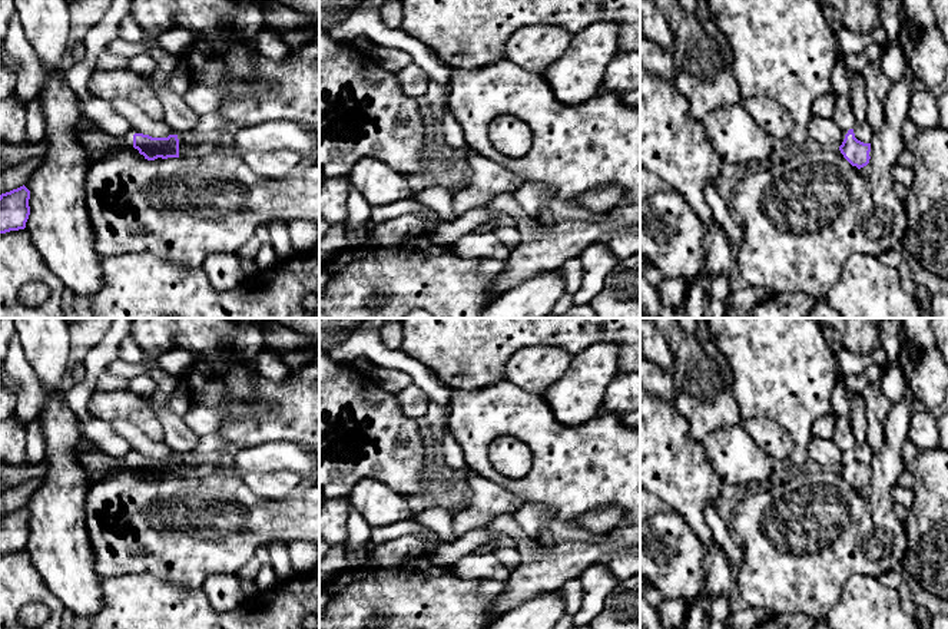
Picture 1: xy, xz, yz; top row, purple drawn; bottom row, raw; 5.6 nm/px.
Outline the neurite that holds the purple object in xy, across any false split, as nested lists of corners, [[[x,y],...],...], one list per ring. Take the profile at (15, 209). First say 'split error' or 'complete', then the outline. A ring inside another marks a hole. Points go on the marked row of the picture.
complete; [[[23,185],[0,195],[0,234],[26,228],[30,191]]]

